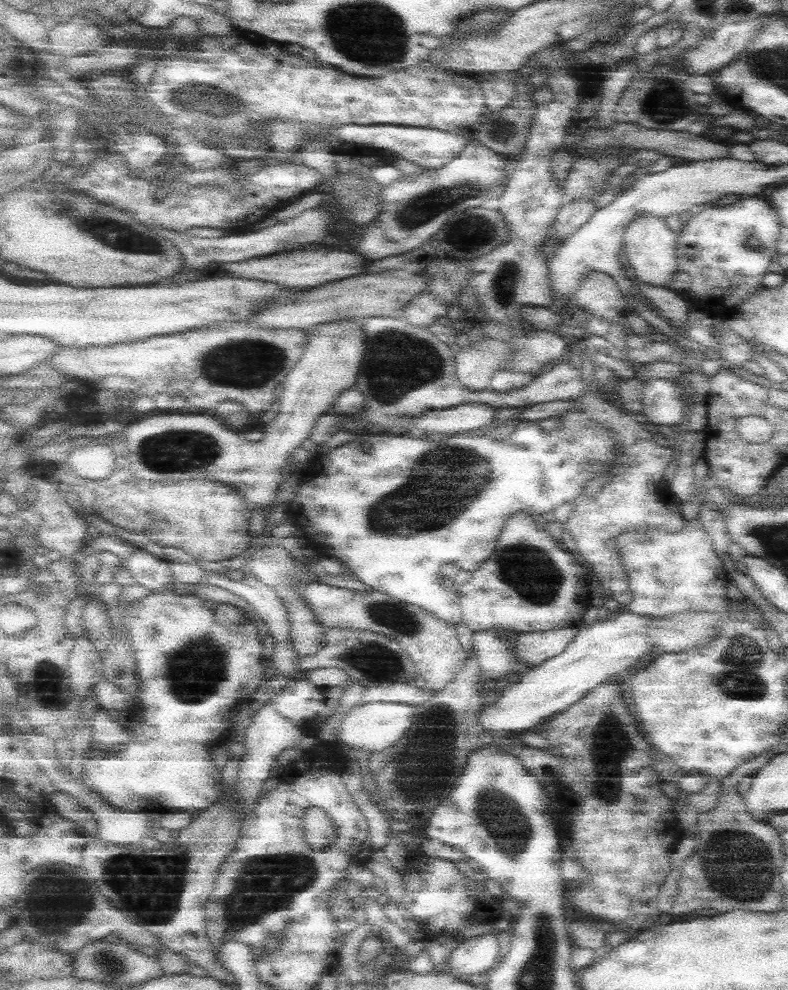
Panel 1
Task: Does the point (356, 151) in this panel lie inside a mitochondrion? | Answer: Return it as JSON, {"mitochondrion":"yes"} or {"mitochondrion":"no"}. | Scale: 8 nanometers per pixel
{"mitochondrion":"no"}

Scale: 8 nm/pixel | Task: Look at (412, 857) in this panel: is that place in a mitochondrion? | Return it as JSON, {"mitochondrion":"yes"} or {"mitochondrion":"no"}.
{"mitochondrion":"no"}

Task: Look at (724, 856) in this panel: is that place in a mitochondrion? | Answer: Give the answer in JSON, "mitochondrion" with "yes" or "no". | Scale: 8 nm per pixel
{"mitochondrion":"yes"}

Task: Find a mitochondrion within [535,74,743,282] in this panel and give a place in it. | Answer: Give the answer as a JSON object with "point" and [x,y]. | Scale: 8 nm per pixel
{"point":[664,104]}

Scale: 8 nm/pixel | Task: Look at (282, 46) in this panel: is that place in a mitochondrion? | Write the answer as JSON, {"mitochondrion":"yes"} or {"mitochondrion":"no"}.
{"mitochondrion":"no"}

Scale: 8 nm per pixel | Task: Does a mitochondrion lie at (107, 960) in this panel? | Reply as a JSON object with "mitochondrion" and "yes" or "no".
{"mitochondrion":"yes"}

